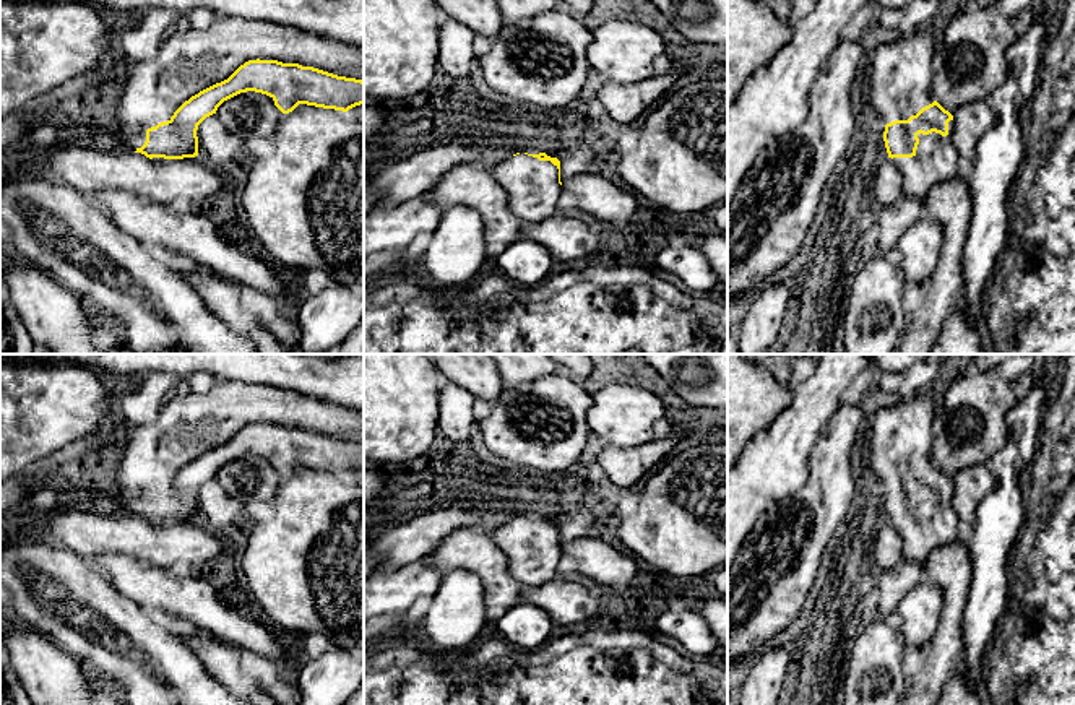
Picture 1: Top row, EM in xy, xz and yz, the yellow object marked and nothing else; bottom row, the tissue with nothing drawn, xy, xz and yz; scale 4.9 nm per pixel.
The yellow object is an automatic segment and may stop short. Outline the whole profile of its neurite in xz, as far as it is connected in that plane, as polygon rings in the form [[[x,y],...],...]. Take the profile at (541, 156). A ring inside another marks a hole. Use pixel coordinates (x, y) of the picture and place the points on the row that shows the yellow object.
[[[516,153],[495,166],[490,174],[508,193],[512,213],[523,224],[534,224],[559,214],[562,193],[560,161],[546,153]]]

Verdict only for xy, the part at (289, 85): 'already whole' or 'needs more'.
needs more

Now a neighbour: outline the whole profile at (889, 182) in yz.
[[[887,158],[874,179],[874,193],[880,206],[895,205],[903,197],[903,174],[892,158]]]

